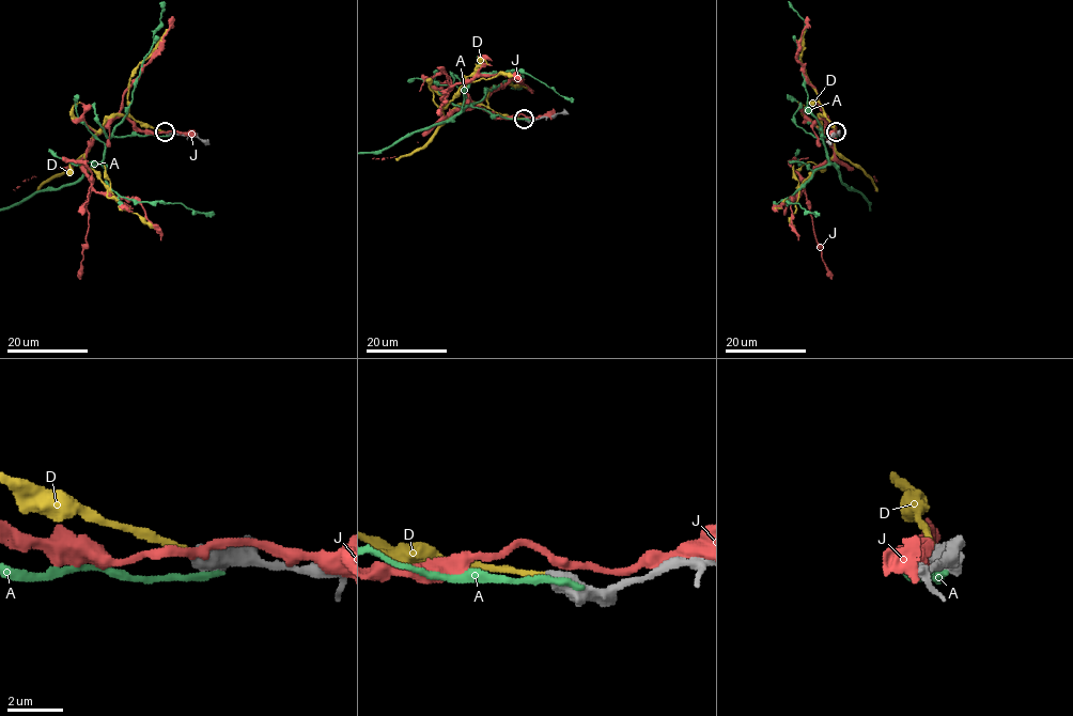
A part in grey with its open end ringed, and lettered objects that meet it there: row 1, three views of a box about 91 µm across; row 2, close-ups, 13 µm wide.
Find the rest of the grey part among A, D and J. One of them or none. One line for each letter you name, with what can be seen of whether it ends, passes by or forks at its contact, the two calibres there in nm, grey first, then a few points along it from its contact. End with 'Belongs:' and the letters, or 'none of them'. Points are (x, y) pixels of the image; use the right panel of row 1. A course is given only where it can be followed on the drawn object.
D: it ends; calibres 600 and 200 nm; course (835, 133), (834, 125), (820, 115), (821, 129), (835, 152), (801, 185), (796, 209), (792, 215), (793, 228)
Belongs: D

